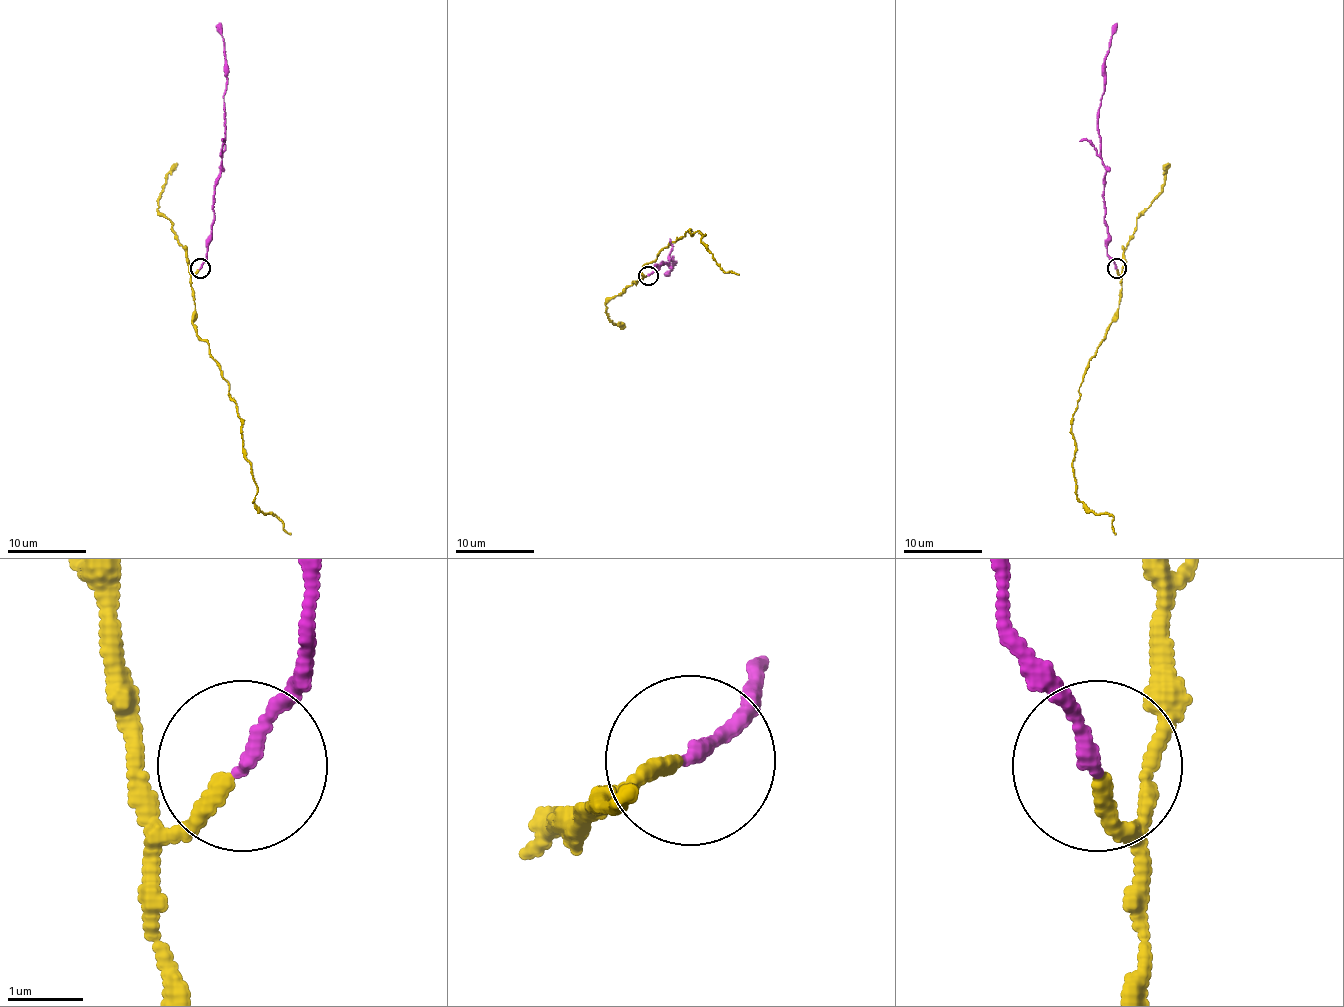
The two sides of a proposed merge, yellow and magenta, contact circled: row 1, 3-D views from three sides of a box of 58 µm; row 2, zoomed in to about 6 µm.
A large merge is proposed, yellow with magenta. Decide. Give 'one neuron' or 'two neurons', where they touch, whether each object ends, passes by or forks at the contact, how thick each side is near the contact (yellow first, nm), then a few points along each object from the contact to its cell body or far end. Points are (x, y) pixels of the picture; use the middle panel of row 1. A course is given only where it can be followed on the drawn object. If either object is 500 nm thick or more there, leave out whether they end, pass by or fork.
two neurons; at (648, 276); yellow ends there; magenta ends there; 200 nm thick on the yellow side, 170 nm on the other; yellow runs (646, 275), (638, 281), (640, 269), (690, 230), (706, 234), (702, 238), (711, 255), (739, 275); magenta runs (648, 275), (654, 265), (668, 265), (672, 257), (674, 263), (666, 275)

